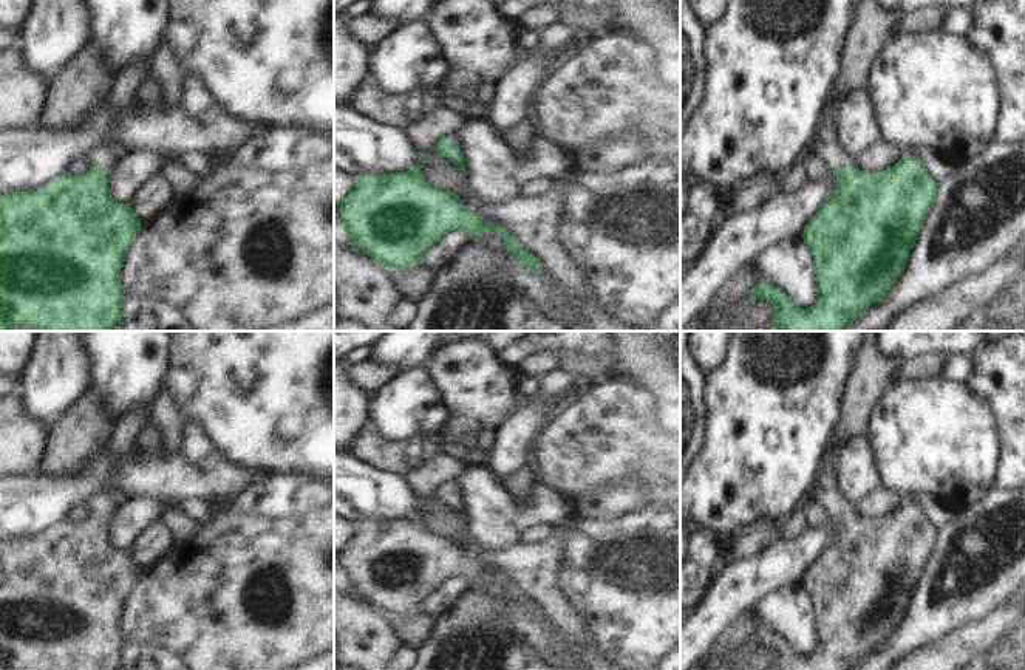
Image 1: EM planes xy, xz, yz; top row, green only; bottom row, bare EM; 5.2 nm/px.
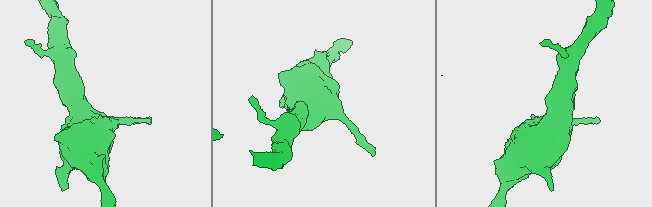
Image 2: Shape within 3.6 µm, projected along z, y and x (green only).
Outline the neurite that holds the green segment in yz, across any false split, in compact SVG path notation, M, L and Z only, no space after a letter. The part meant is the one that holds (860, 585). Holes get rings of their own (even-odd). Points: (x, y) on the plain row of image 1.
M827 444L816 469L810 497L836 518L835 542L809 566L801 583L813 602L818 648L801 656L775 631L759 628L750 636L775 655L776 670L852 670L875 648L886 644L904 619L909 599L937 542L938 528L915 503L904 503L892 514L869 520L853 512L833 486L833 467L841 447Z

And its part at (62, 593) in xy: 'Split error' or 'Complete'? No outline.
Split error

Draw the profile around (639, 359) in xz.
M609 331L617 348L611 378L634 381L657 398L668 398L663 351L645 331Z

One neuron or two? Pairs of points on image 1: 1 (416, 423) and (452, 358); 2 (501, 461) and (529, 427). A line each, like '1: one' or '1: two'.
1: two
2: one

